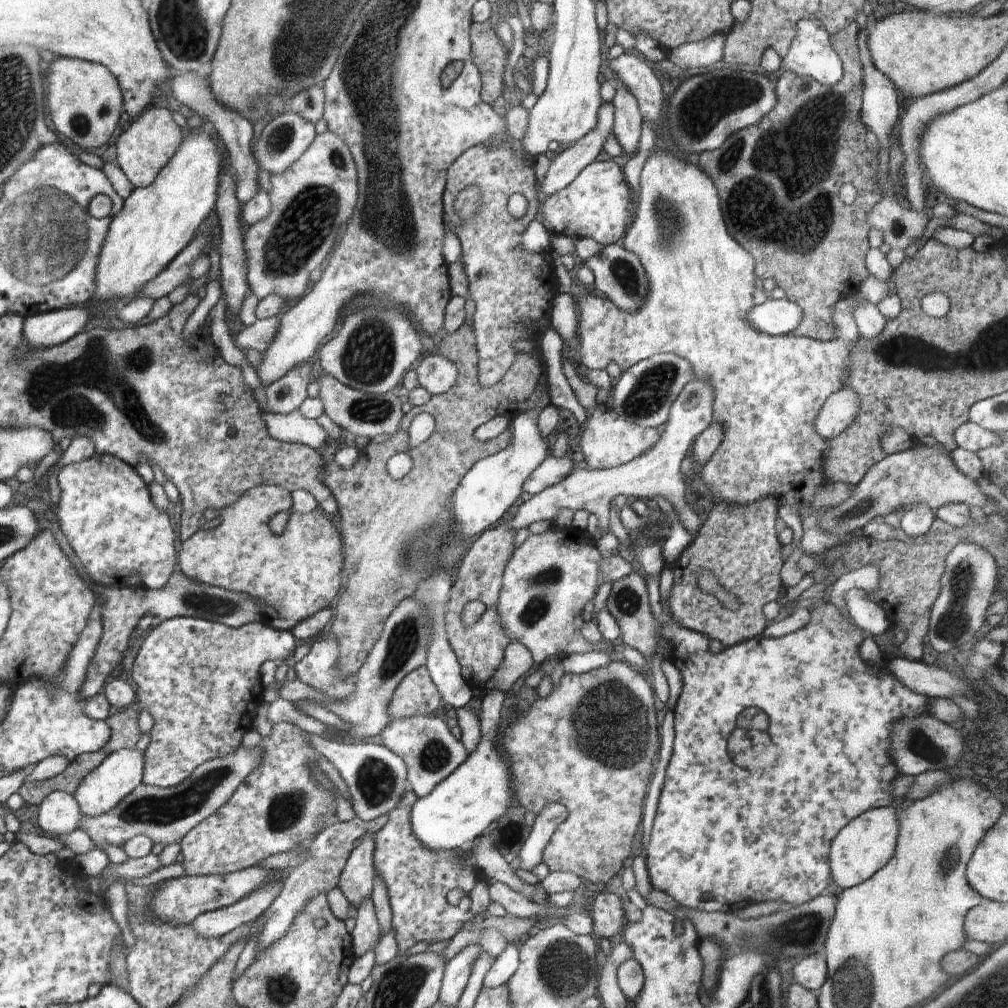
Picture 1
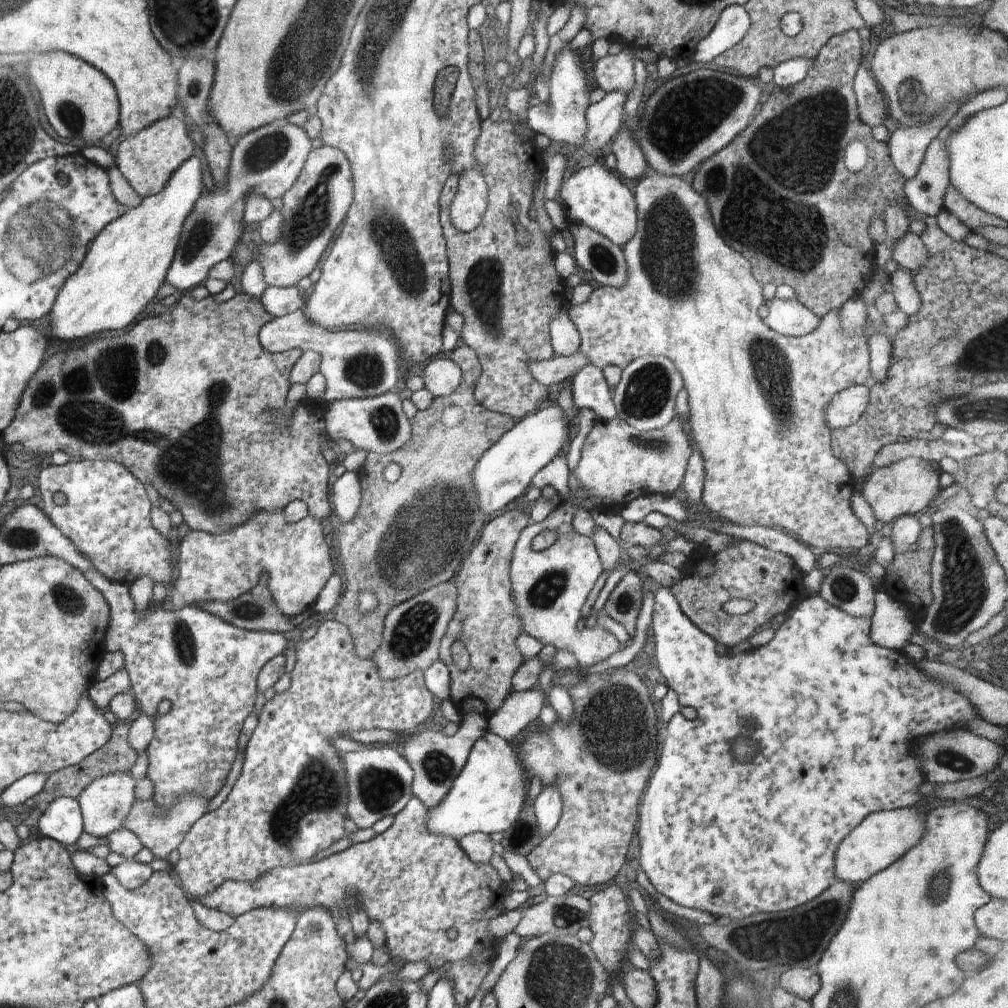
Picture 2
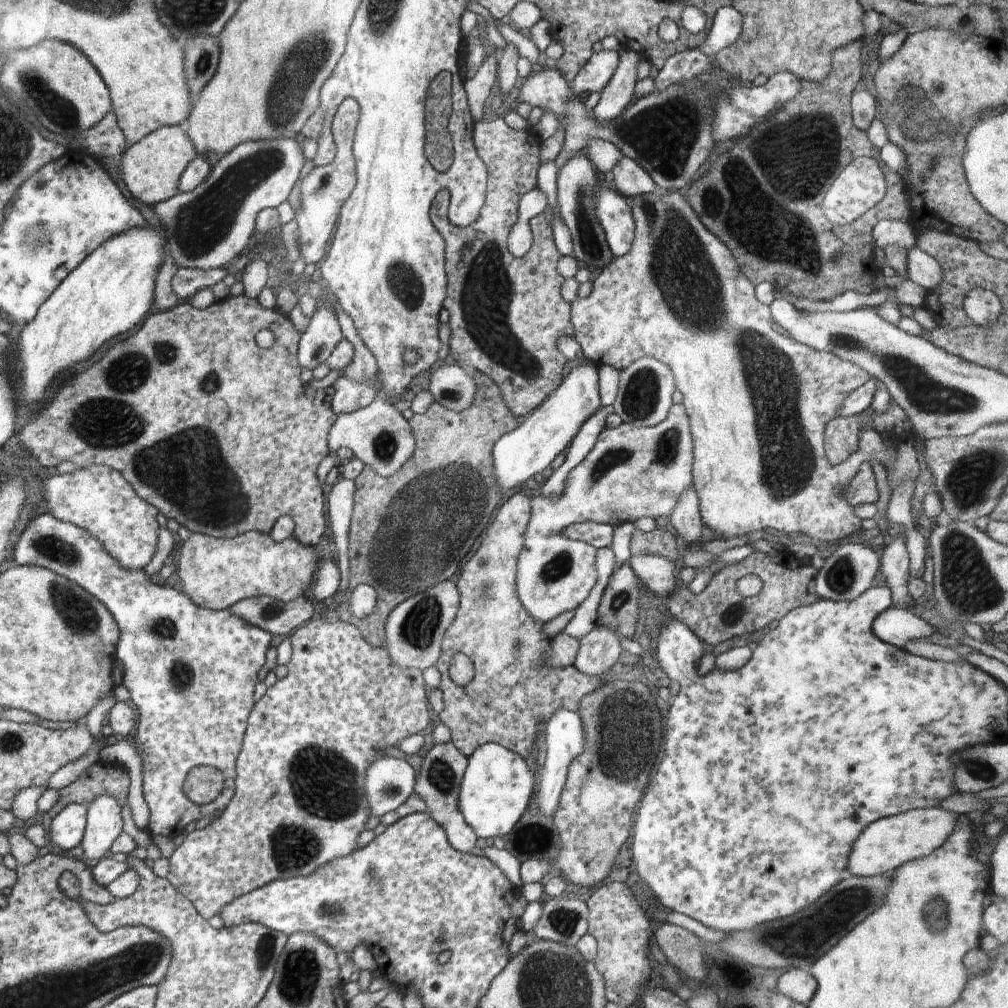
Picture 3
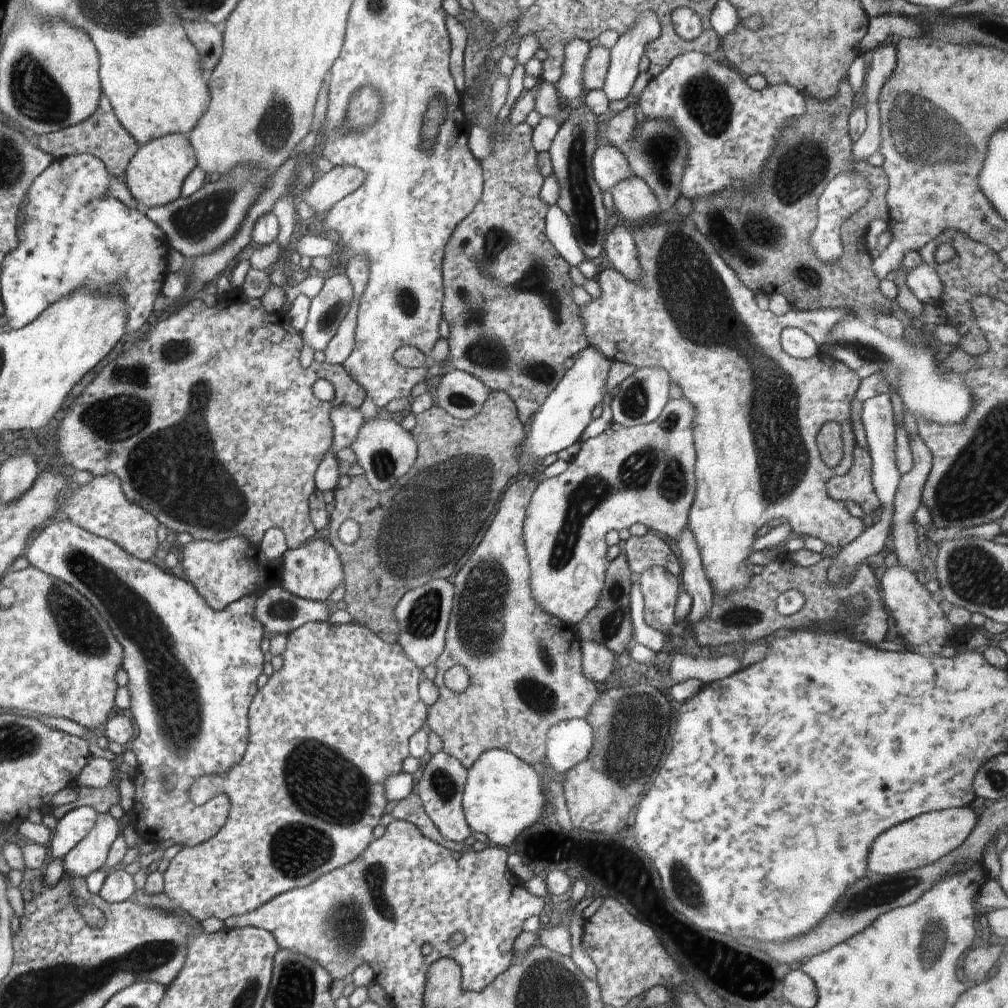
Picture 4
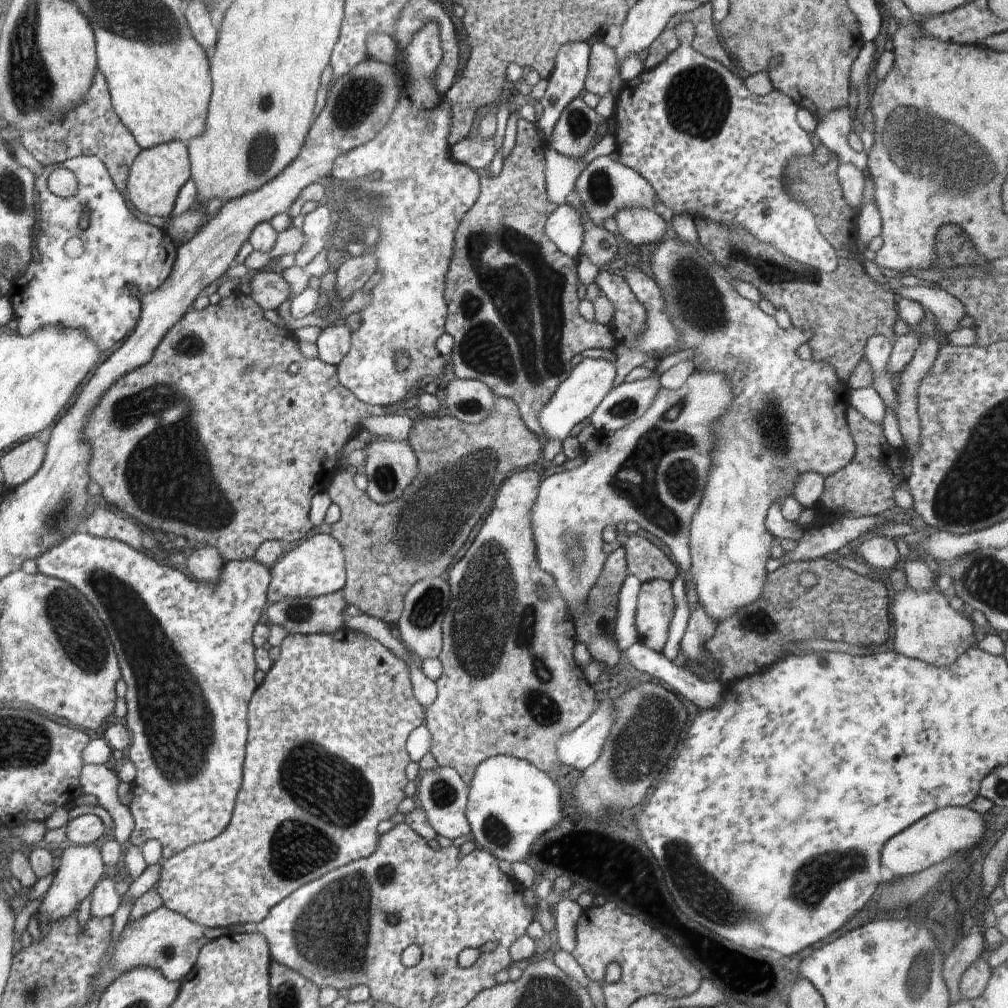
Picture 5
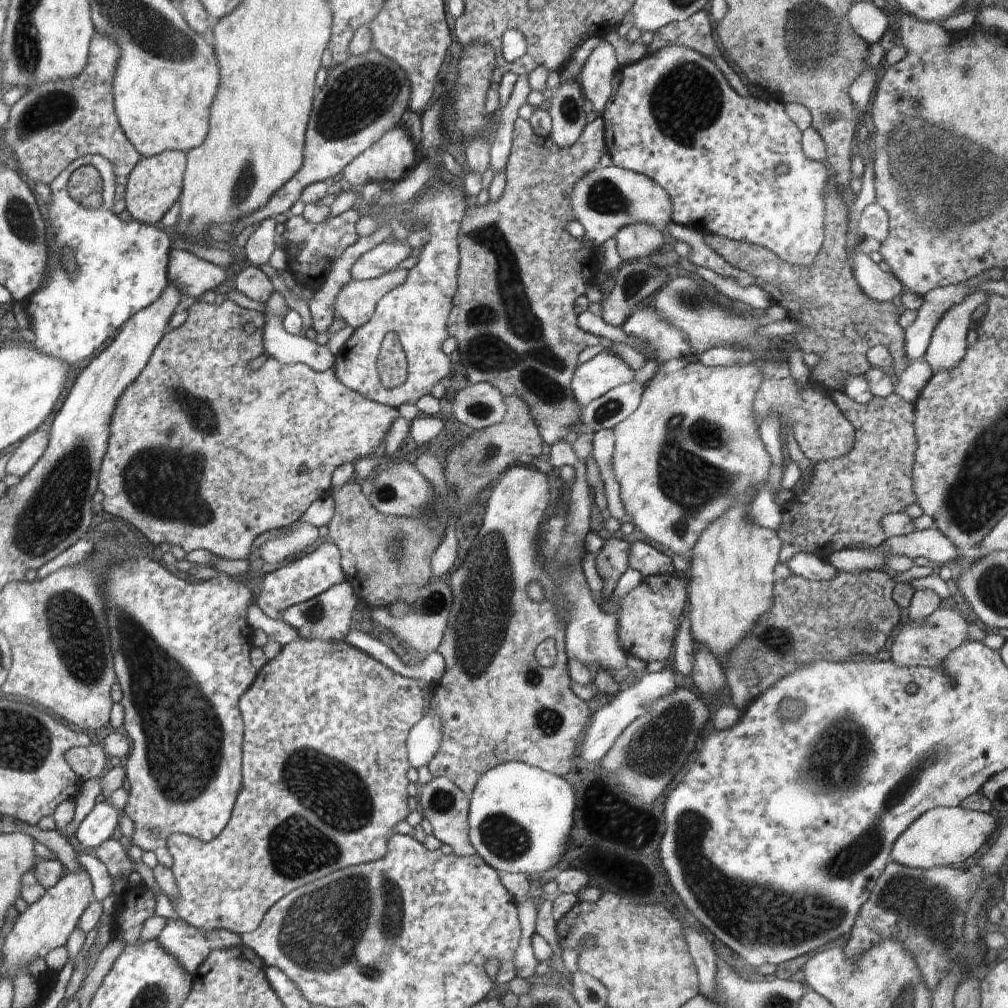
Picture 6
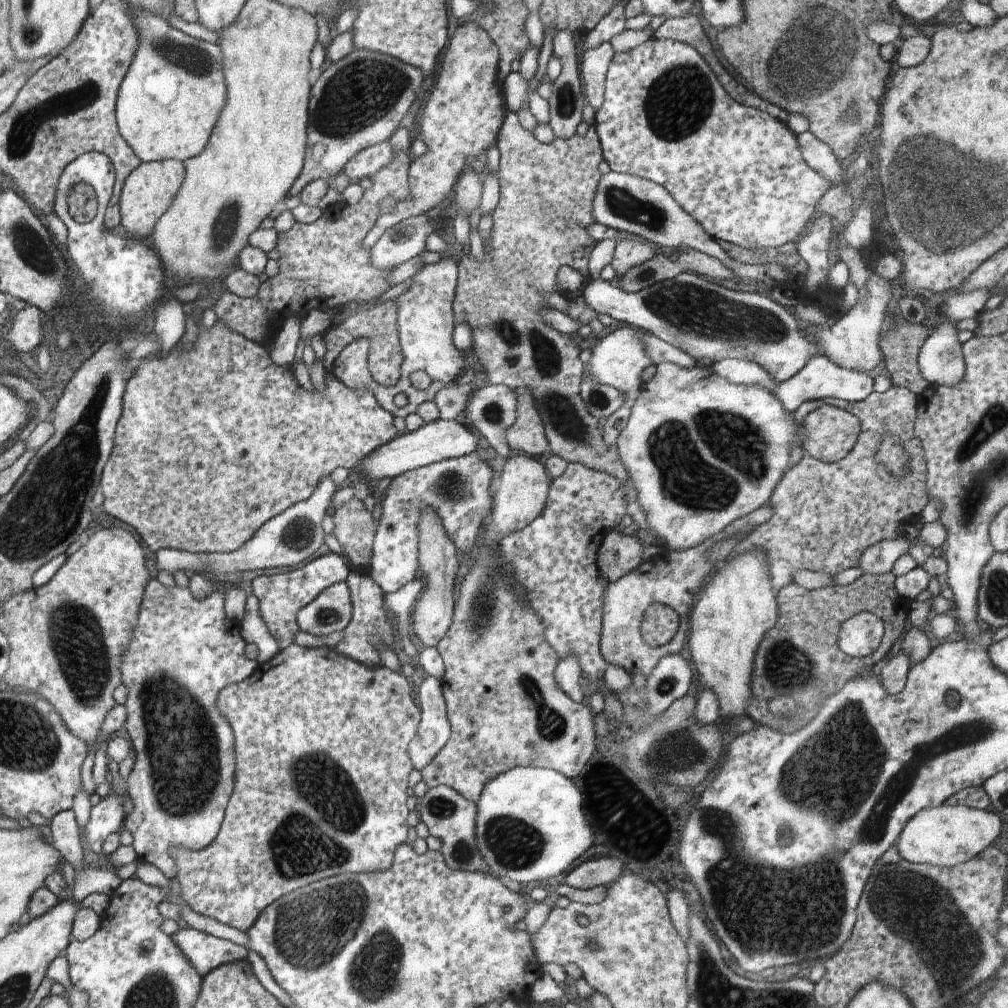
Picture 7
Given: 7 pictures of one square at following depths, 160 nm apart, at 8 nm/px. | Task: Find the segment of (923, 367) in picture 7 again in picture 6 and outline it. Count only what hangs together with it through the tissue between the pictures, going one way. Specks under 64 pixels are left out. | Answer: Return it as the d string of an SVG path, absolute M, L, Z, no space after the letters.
M985 290L970 293L959 305L953 306L935 326L923 360L936 374L953 369L967 351L966 335L970 329L972 312L987 302L992 292Z

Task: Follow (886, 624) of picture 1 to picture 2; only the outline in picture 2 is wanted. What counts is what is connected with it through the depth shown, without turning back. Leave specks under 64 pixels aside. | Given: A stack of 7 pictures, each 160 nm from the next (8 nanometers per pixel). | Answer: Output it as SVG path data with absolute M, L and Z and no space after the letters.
M834 566L823 578L818 595L831 606L854 617L872 618L875 589L866 571L850 566Z

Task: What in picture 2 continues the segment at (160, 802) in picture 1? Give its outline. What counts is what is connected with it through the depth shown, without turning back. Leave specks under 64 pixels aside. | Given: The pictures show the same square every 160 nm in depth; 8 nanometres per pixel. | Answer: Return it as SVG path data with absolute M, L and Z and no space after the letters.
M192 794L192 796L182 796L172 808L164 808L164 806L157 806L152 799L136 798L135 804L132 804L131 812L128 812L128 816L122 824L122 829L134 832L143 847L151 850L155 858L167 860L167 856L180 847L184 836L187 836L188 830L192 828L192 824L206 814L206 808L211 800L212 798L206 798L206 796Z

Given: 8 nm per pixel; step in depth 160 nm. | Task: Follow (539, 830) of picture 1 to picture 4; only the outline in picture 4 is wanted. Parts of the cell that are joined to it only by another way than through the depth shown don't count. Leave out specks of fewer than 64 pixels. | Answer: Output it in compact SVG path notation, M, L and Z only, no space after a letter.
M585 719L556 722L546 734L546 766L570 770L590 754L593 741L593 730Z

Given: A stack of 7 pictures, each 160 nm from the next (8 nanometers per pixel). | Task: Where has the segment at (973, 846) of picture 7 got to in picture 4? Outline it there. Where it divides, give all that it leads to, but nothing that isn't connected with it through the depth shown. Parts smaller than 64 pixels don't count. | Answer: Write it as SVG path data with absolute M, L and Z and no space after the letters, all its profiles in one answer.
M970 807L931 811L906 822L900 822L872 840L872 846L868 852L867 872L892 875L933 864L946 854L958 849L968 839L975 824L975 813Z

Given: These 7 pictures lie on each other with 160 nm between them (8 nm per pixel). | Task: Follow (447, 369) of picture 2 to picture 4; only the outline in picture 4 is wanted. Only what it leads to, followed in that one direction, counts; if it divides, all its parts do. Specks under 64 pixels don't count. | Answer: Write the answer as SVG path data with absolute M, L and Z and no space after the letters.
M456 368L441 375L435 405L459 420L469 420L482 410L489 389L478 378Z

